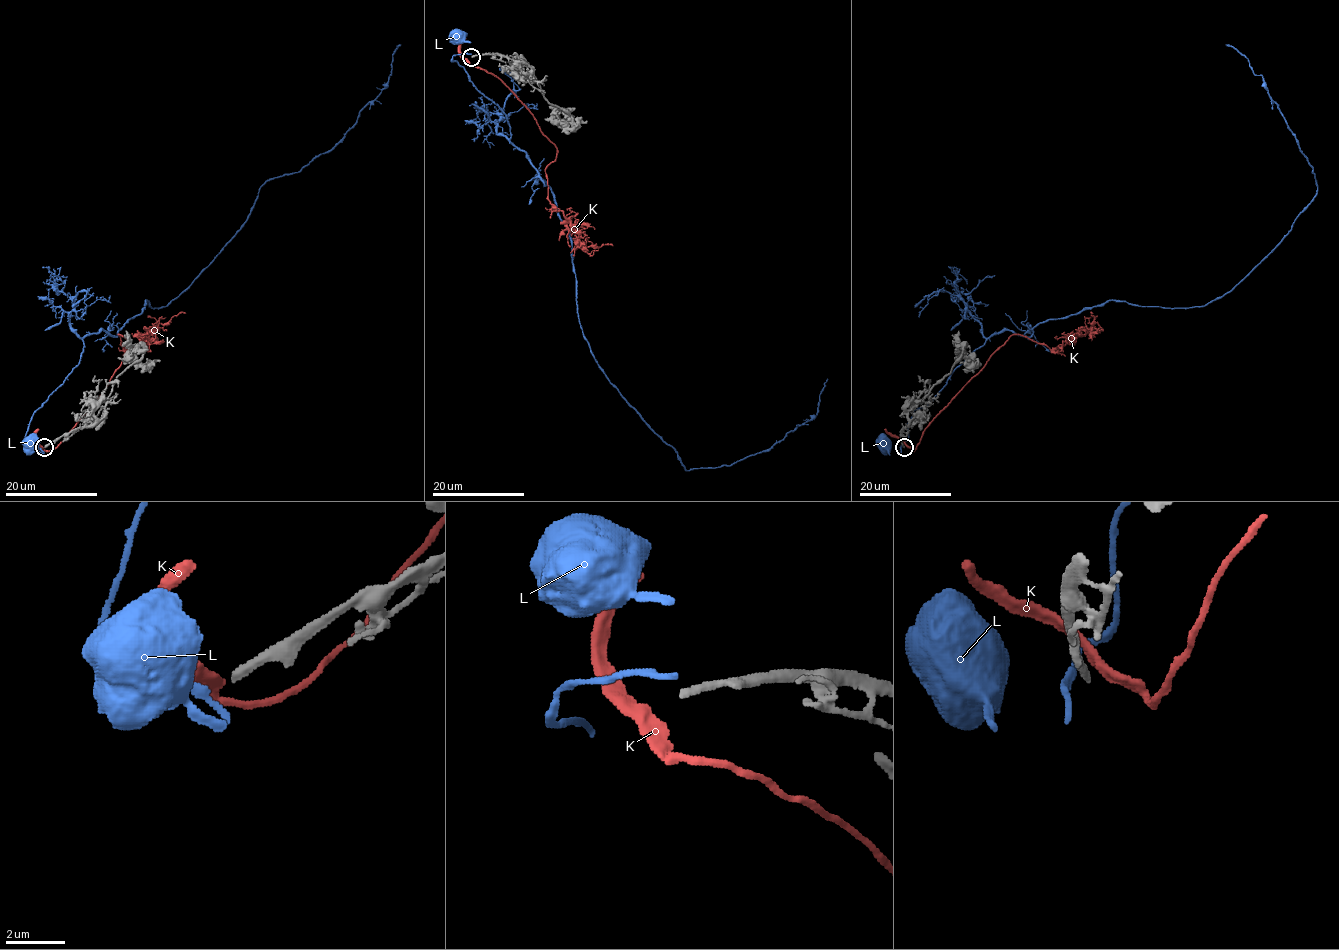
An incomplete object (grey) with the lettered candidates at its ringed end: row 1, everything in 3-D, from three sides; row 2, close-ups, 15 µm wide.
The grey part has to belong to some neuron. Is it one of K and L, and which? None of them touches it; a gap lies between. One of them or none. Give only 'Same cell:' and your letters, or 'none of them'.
Same cell: none of them

